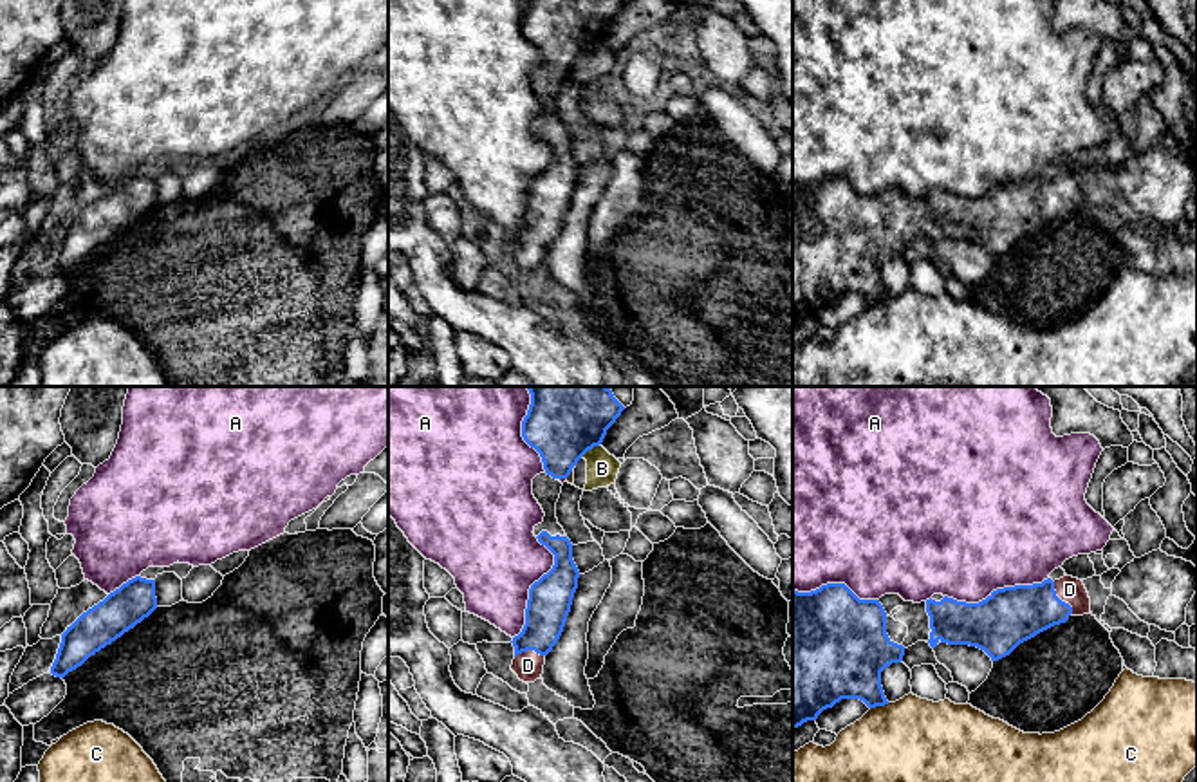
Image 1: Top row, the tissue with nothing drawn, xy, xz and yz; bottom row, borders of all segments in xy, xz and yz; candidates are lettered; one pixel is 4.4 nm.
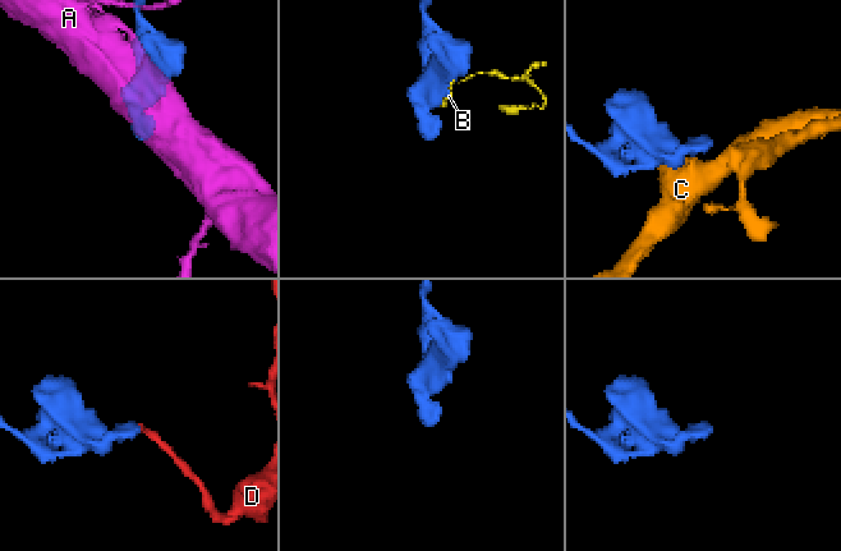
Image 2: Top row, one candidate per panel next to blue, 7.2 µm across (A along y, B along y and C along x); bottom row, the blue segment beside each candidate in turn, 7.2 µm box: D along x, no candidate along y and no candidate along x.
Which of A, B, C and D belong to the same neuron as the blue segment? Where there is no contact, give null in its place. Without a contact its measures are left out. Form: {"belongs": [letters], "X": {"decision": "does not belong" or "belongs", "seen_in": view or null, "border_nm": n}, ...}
{"belongs": ["D"], "A": {"decision": "does not belong", "seen_in": "xz", "border_nm": 460}, "B": {"decision": "does not belong", "seen_in": "xz", "border_nm": 120}, "C": {"decision": "does not belong", "seen_in": "yz", "border_nm": 90}, "D": {"decision": "belongs", "seen_in": "yz", "border_nm": 170}}

